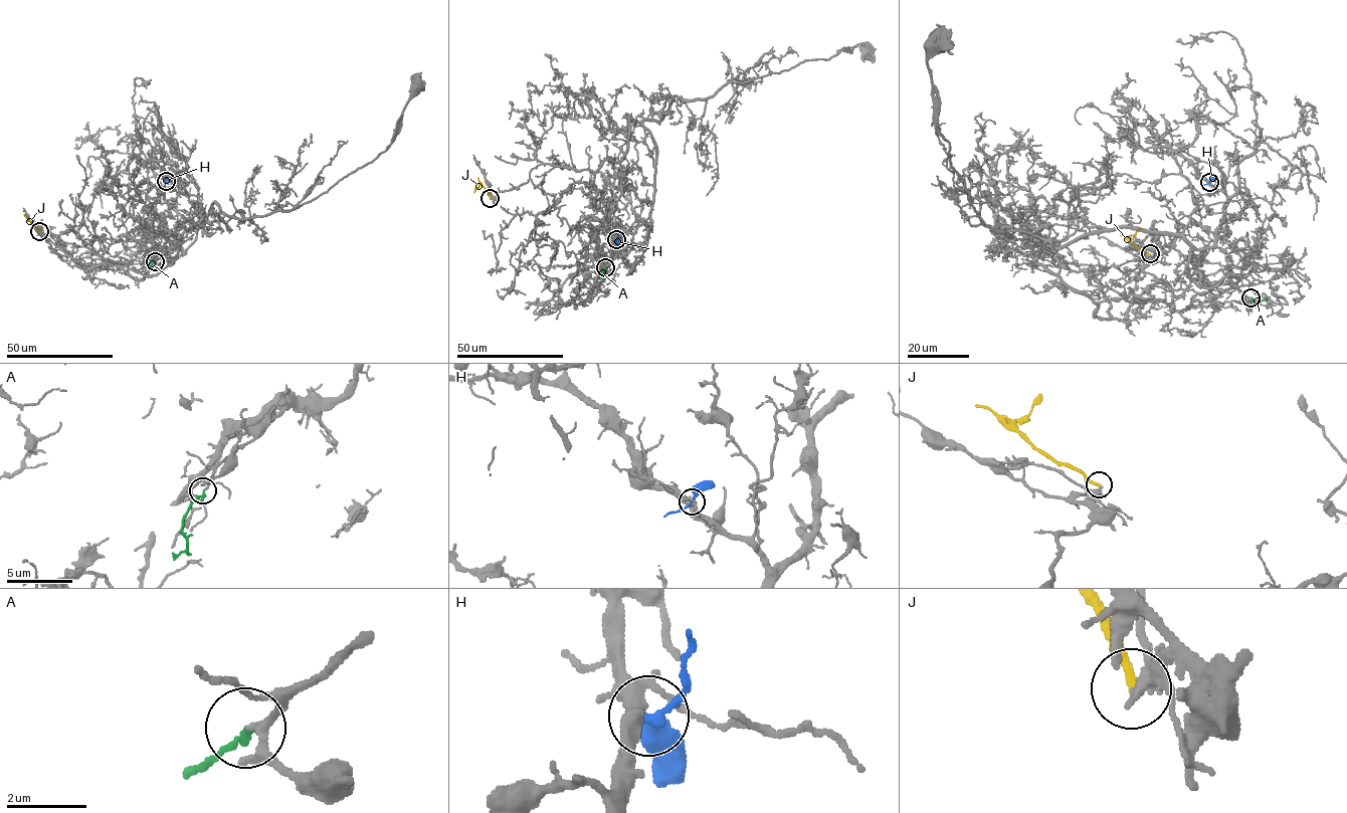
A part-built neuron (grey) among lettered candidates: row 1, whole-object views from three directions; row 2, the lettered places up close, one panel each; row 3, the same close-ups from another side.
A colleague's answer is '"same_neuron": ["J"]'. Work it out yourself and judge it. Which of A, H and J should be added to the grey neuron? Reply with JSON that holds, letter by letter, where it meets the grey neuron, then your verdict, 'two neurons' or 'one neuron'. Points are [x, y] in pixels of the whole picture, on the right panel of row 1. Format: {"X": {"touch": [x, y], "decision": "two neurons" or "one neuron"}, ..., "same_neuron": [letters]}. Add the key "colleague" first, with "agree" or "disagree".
{"colleague": "disagree", "A": {"touch": [1251, 297], "decision": "one neuron"}, "H": {"touch": [1209, 182], "decision": "two neurons"}, "J": {"touch": [1150, 253], "decision": "two neurons"}, "same_neuron": ["A"]}

